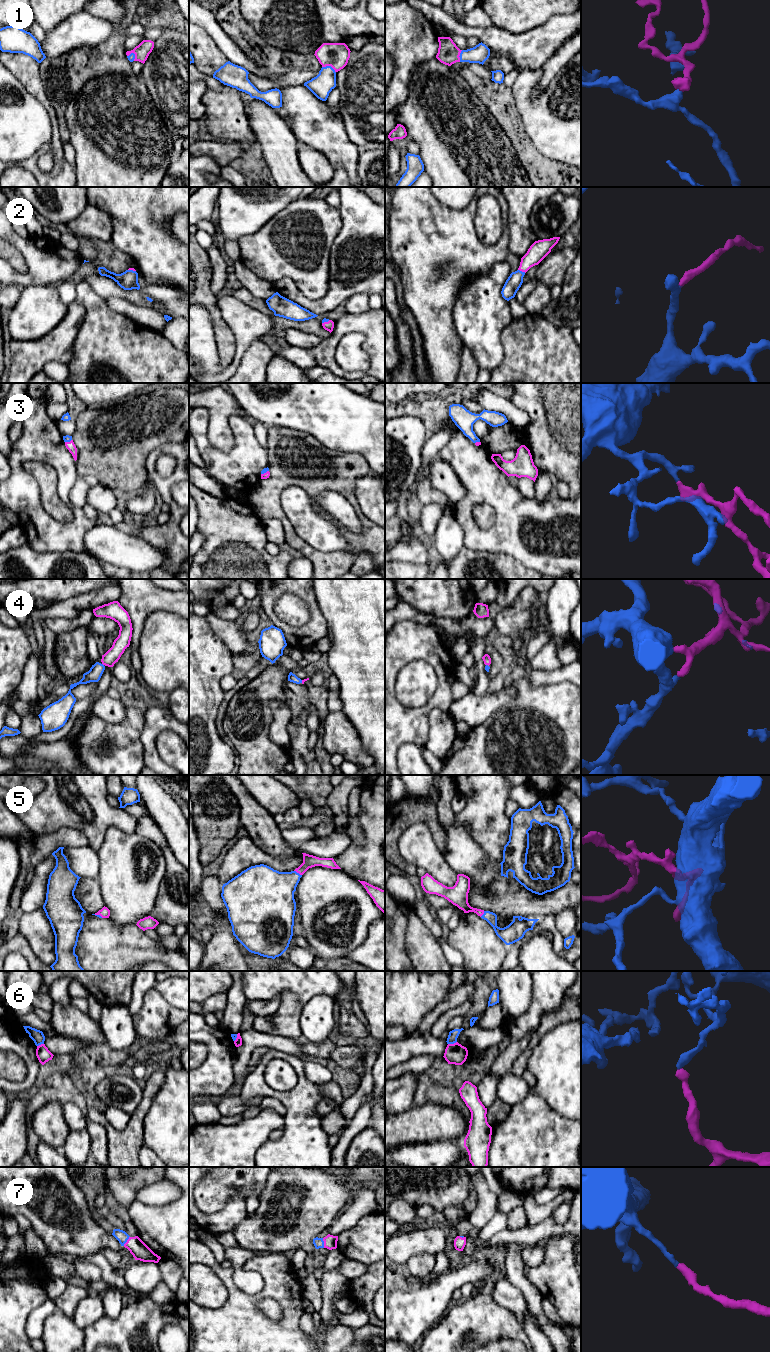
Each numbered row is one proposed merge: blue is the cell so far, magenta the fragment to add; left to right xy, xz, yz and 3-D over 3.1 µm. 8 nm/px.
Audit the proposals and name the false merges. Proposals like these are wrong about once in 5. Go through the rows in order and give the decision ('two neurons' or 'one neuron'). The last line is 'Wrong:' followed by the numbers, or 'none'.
1: one neuron
2: one neuron
3: one neuron
4: one neuron
5: one neuron
6: two neurons
7: one neuron
Wrong: 6

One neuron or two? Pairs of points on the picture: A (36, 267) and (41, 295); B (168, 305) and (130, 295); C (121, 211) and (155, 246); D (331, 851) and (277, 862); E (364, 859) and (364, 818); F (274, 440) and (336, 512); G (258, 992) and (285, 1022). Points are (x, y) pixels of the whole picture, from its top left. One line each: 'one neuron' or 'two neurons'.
A: two neurons
B: one neuron
C: one neuron
D: two neurons
E: one neuron
F: two neurons
G: two neurons

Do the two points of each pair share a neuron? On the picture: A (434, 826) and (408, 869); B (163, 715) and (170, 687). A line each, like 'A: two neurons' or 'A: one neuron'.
A: one neuron
B: two neurons

